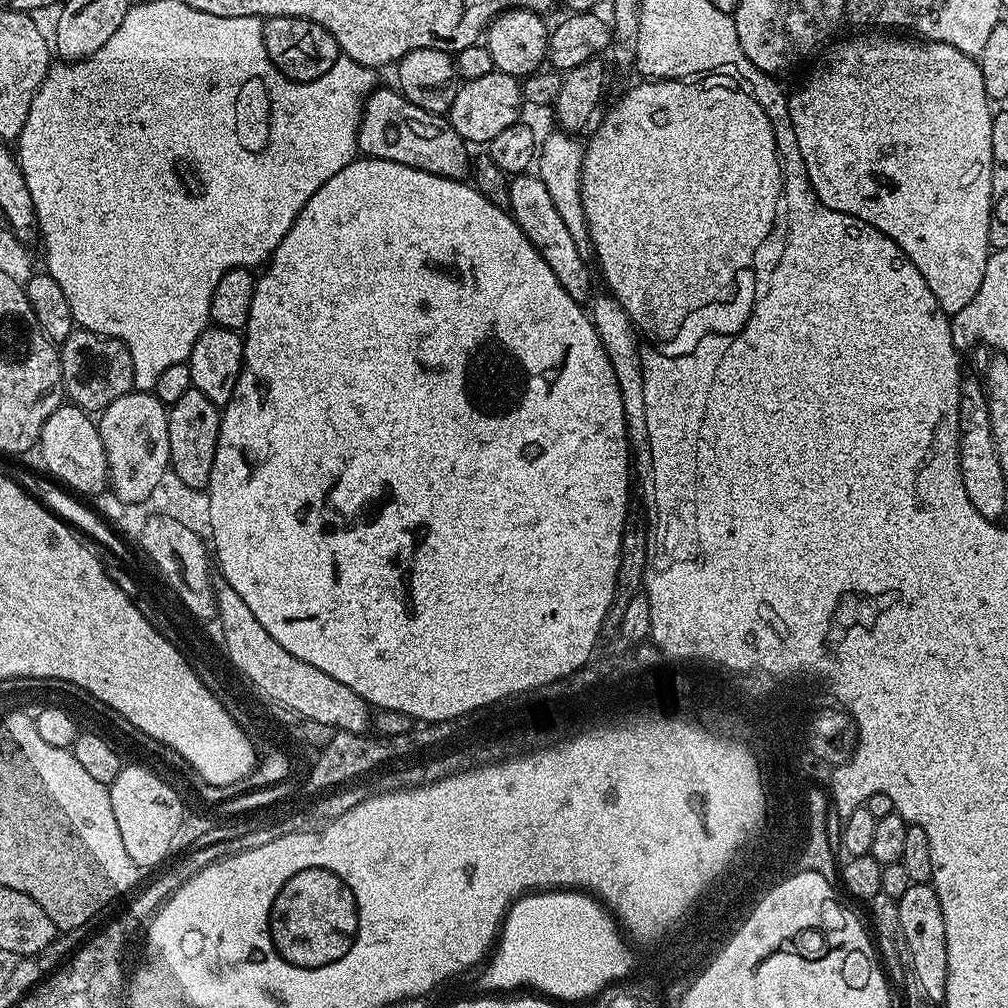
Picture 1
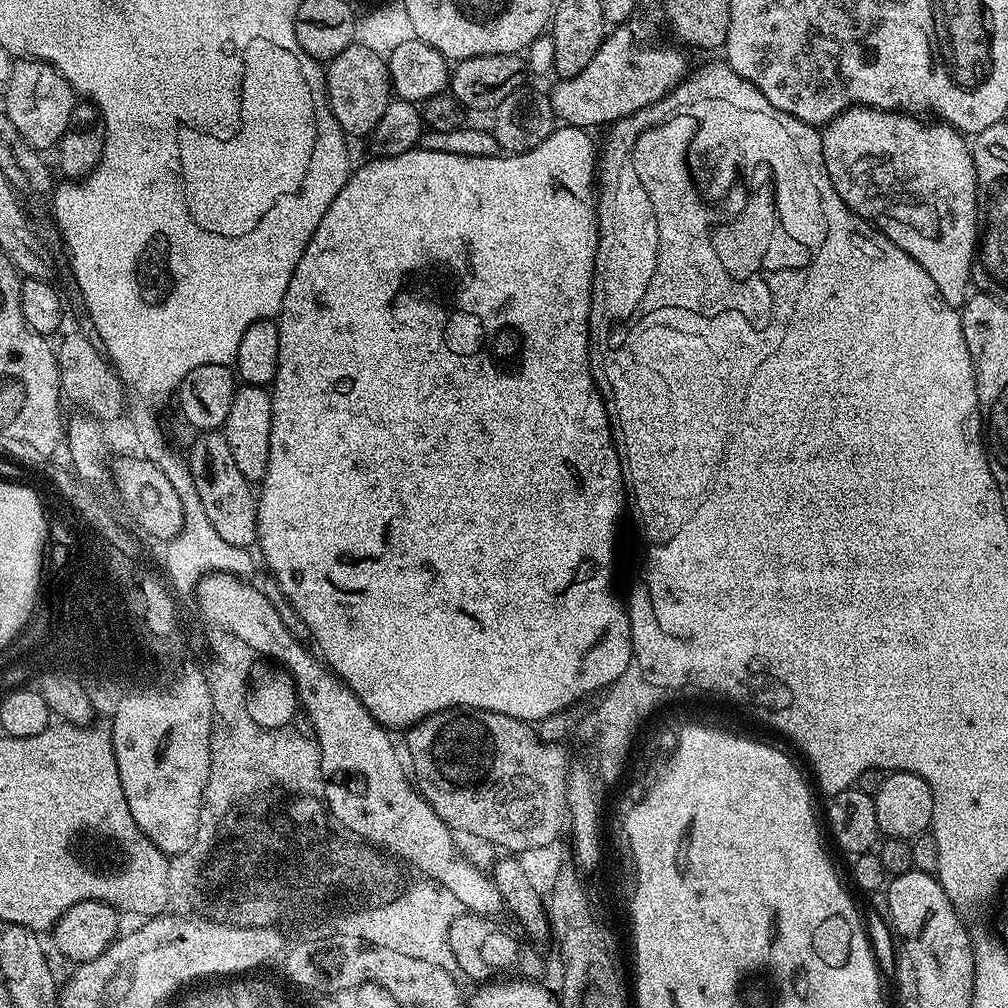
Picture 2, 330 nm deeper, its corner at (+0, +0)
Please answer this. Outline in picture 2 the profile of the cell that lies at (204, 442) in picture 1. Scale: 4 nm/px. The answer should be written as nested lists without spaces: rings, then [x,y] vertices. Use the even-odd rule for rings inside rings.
[[[223,431],[200,432],[197,437],[192,449],[186,452],[186,463],[188,472],[194,478],[194,486],[198,489],[198,498],[202,498],[202,507],[210,517],[215,532],[225,542],[251,549],[256,544],[257,493],[238,471],[234,454],[230,454],[230,446],[226,446]]]

